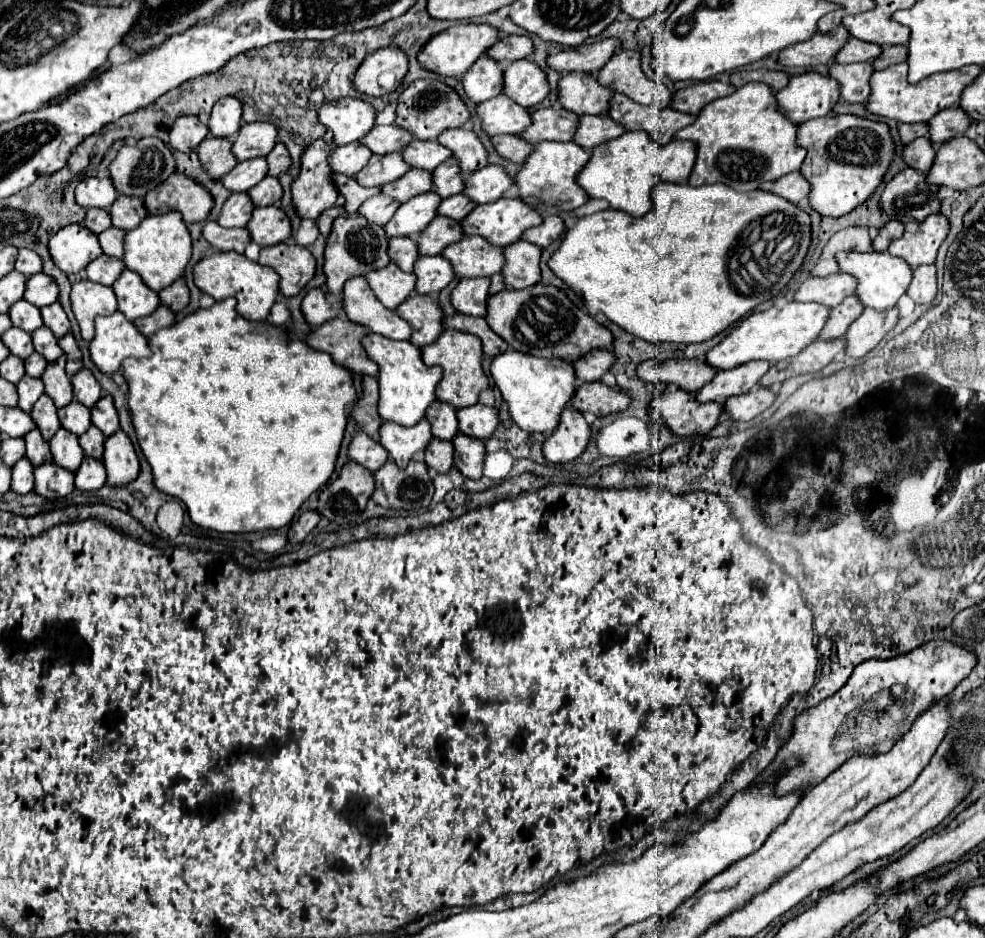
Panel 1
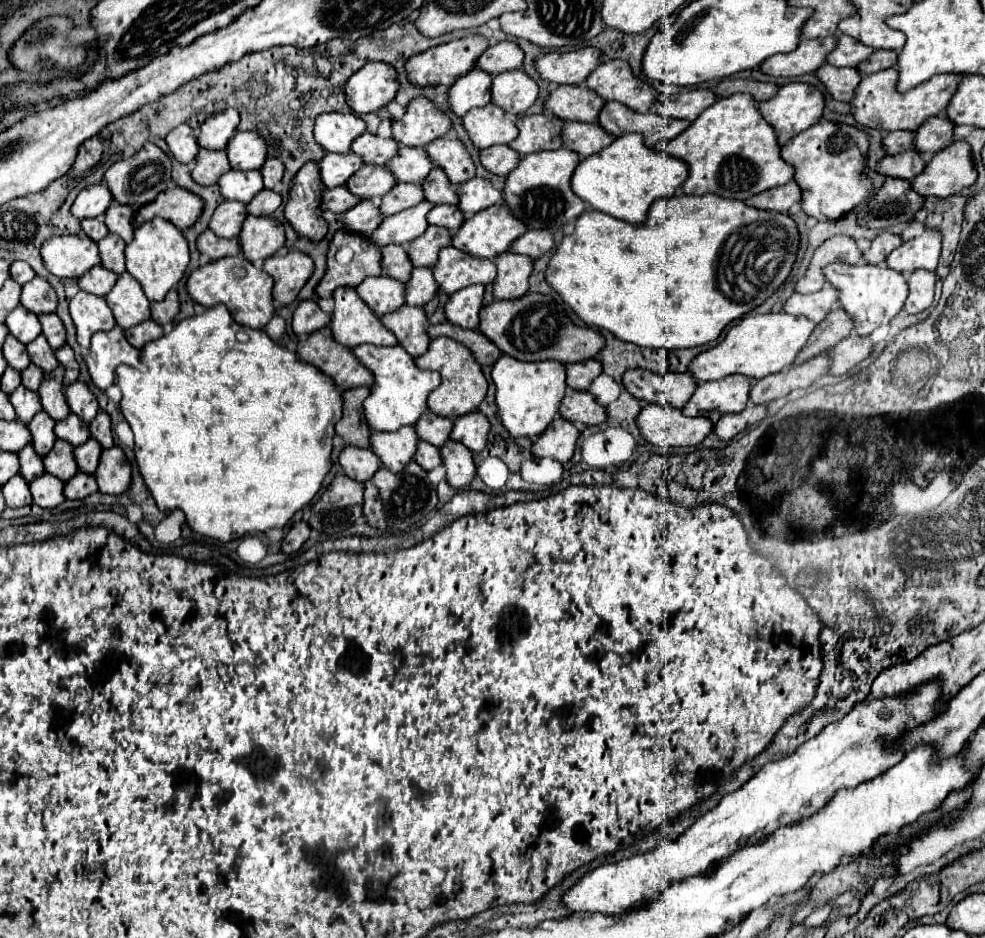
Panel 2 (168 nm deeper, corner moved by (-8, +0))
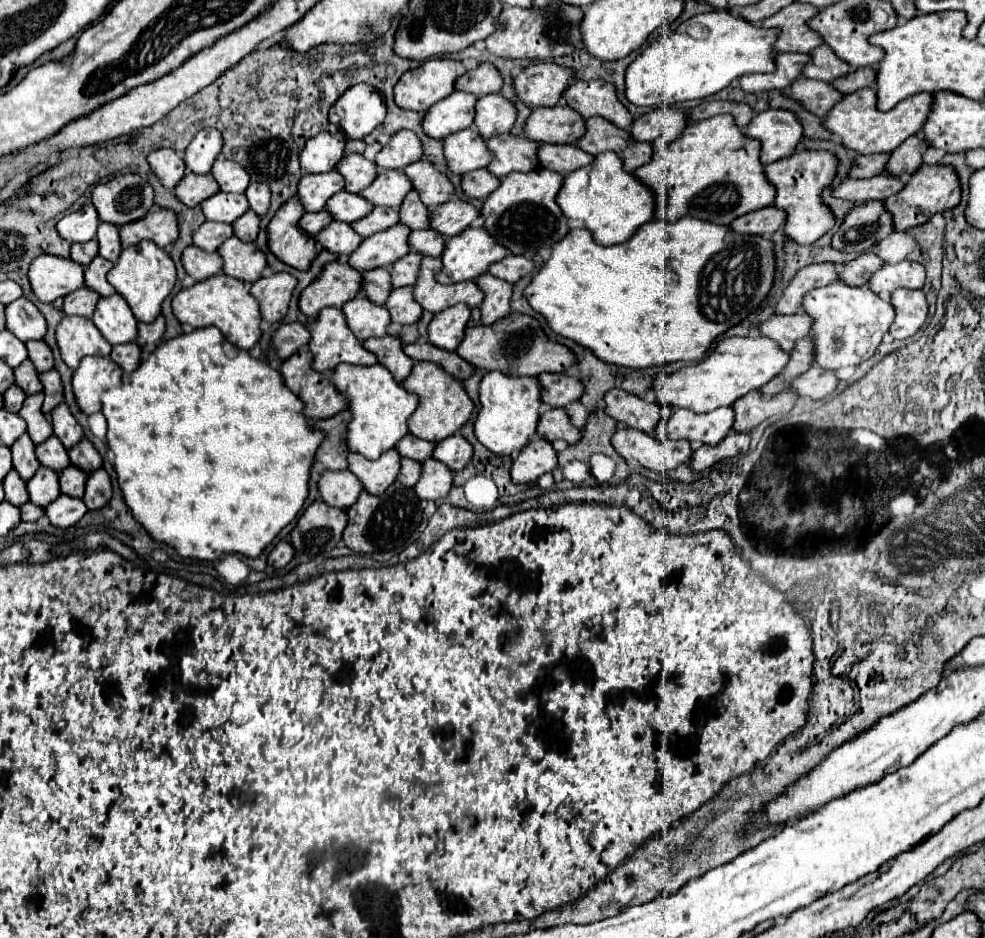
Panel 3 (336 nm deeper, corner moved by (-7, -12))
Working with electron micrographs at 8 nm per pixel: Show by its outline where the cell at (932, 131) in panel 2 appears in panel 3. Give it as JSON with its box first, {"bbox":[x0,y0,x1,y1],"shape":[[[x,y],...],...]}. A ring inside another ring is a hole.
{"bbox":[886,136,928,176],"shape":[[[910,136],[904,140],[888,158],[886,174],[890,176],[910,176],[922,166],[922,154],[928,150],[926,142],[922,142],[918,136]]]}

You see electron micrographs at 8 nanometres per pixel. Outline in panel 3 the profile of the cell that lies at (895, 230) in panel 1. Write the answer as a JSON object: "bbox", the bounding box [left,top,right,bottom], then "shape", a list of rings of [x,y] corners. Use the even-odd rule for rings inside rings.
{"bbox":[838,252,884,286],"shape":[[[864,252],[858,258],[854,258],[852,262],[846,262],[842,272],[838,272],[838,280],[842,280],[844,284],[850,286],[864,286],[870,276],[880,270],[884,266],[884,262],[874,254],[874,252]]]}

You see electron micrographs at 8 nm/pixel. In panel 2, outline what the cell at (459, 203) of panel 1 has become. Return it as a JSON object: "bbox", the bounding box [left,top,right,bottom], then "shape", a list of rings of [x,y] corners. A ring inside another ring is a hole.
{"bbox":[427,206,463,232],"shape":[[[435,206],[429,214],[427,214],[427,222],[429,224],[437,224],[443,228],[449,228],[451,232],[459,230],[461,222],[463,222],[463,212],[459,210],[459,206]]]}

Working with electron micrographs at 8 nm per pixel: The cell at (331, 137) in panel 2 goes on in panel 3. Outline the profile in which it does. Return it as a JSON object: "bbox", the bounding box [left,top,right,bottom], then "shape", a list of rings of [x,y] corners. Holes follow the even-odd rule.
{"bbox":[300,132,346,174],"shape":[[[322,132],[306,140],[300,152],[300,168],[306,174],[322,174],[334,170],[344,156],[346,136],[342,132]]]}

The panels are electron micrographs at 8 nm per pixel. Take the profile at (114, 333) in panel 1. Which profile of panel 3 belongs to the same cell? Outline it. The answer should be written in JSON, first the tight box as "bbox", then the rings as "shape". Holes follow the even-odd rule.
{"bbox":[72,356,122,414],"shape":[[[86,356],[72,374],[72,390],[84,414],[100,412],[100,394],[122,382],[122,370],[104,356]]]}

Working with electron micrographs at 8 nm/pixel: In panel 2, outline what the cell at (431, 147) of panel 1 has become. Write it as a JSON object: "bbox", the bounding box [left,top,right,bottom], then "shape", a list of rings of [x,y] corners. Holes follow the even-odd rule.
{"bbox":[387,146,435,182],"shape":[[[401,146],[397,156],[389,160],[387,168],[397,176],[397,182],[423,182],[435,166],[431,166],[431,158],[427,158],[425,148]]]}

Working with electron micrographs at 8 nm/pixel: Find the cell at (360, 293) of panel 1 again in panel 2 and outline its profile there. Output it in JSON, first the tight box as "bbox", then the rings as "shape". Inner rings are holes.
{"bbox":[331,286,397,346],"shape":[[[343,286],[335,290],[335,310],[331,320],[333,336],[343,346],[377,344],[377,346],[397,346],[395,334],[385,330],[381,318],[359,298],[357,290]]]}

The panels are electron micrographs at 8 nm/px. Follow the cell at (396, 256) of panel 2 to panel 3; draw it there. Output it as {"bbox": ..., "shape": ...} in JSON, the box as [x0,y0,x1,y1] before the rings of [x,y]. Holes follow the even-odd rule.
{"bbox":[362,268,390,304],"shape":[[[374,268],[368,272],[362,272],[362,290],[364,296],[370,298],[374,304],[384,304],[390,294],[390,274],[386,268]]]}

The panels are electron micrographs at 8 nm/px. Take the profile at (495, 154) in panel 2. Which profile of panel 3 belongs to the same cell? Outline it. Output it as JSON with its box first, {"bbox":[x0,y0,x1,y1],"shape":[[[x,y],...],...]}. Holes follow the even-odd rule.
{"bbox":[462,168,500,200],"shape":[[[480,168],[480,170],[474,170],[474,172],[462,176],[462,192],[468,198],[484,200],[498,188],[498,182],[500,180],[494,178],[492,174],[488,174],[486,168]]]}

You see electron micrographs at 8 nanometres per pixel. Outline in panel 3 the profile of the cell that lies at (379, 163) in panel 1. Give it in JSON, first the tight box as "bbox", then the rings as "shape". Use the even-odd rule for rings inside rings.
{"bbox":[326,190,370,224],"shape":[[[346,190],[334,194],[326,202],[326,212],[332,216],[332,220],[342,220],[348,224],[364,218],[366,214],[370,214],[370,210],[370,202],[366,202],[360,194],[350,194]]]}

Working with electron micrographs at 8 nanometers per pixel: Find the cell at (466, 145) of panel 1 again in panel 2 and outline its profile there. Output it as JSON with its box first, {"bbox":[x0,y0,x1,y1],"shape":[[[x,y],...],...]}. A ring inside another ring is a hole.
{"bbox":[425,138,477,186],"shape":[[[437,138],[425,150],[431,156],[431,160],[435,162],[435,166],[441,166],[447,172],[449,180],[455,186],[459,186],[461,182],[467,182],[475,176],[477,166],[475,166],[469,150],[465,148],[465,144],[459,142],[457,138]]]}

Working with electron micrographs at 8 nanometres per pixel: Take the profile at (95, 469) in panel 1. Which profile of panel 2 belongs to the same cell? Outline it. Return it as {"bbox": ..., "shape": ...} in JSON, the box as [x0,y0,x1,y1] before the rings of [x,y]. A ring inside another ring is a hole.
{"bbox":[65,474,99,500],"shape":[[[75,474],[71,480],[65,482],[65,496],[67,500],[81,500],[93,492],[97,492],[99,486],[95,486],[93,474]]]}

